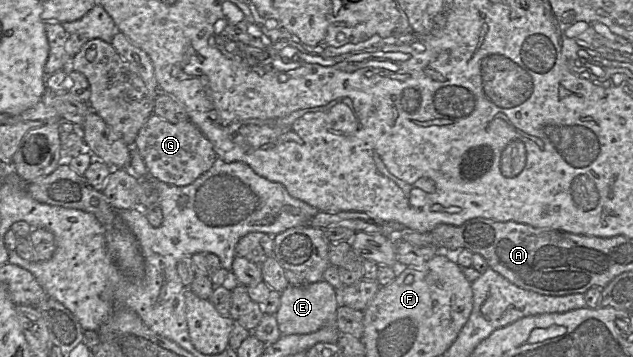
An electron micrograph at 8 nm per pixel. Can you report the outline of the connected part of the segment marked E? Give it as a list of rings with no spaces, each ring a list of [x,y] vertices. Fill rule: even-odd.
[[[324,280],[302,286],[289,285],[281,292],[280,306],[275,314],[281,334],[308,334],[319,330],[328,322],[333,322],[340,305],[336,291]]]

